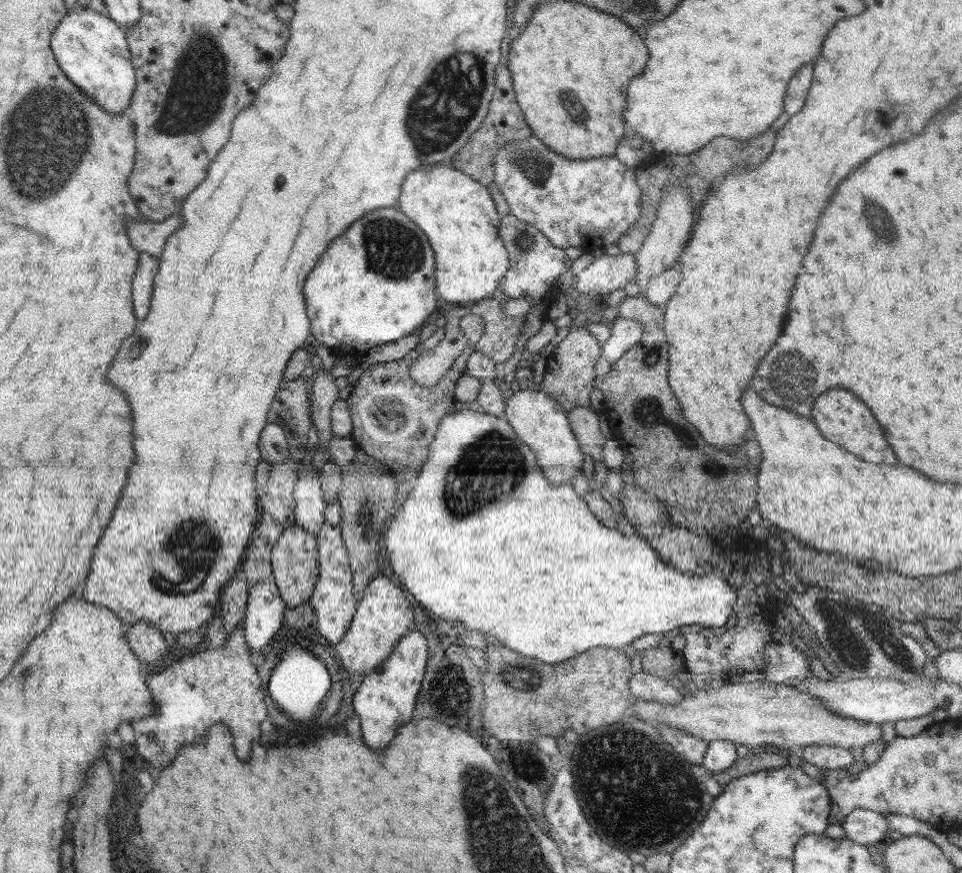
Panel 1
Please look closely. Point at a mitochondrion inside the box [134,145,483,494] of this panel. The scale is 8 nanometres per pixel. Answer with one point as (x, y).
(389, 244)

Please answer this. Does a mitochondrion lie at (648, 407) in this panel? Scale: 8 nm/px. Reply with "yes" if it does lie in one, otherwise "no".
yes

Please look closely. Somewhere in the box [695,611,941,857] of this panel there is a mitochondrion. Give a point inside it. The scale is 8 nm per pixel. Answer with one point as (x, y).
(856, 644)

